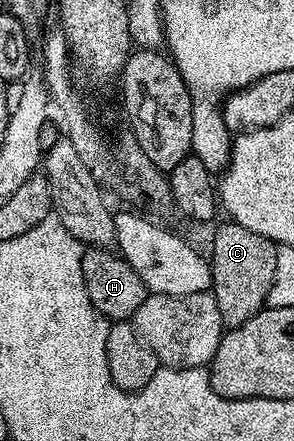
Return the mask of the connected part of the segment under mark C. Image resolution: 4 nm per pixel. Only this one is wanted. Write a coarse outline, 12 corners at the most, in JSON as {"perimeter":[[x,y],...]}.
{"perimeter":[[232,220],[213,234],[222,327],[268,303],[278,247]]}

